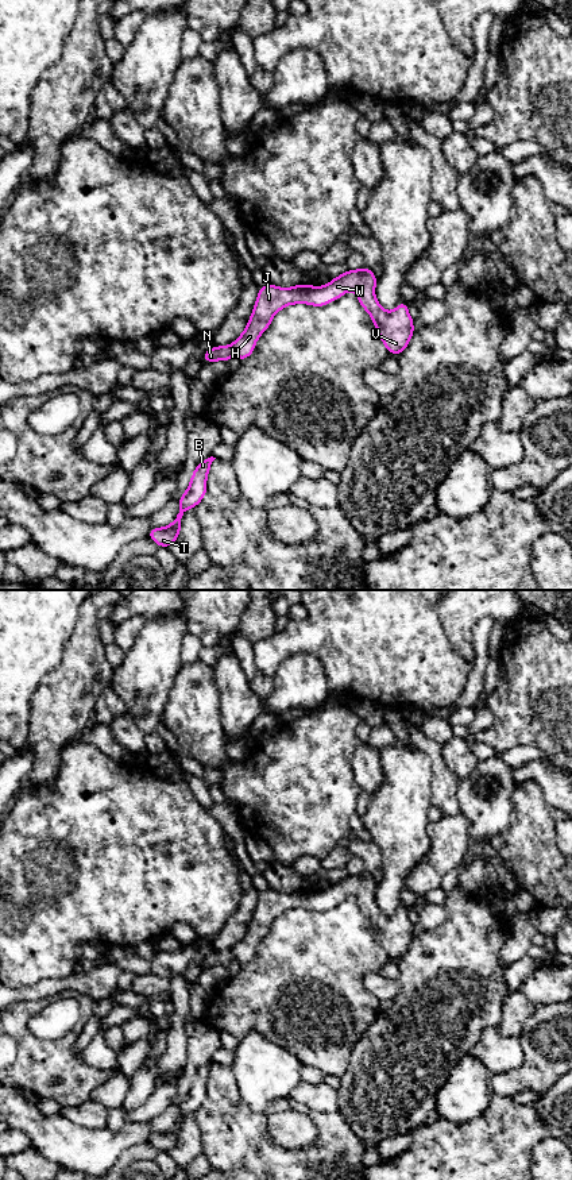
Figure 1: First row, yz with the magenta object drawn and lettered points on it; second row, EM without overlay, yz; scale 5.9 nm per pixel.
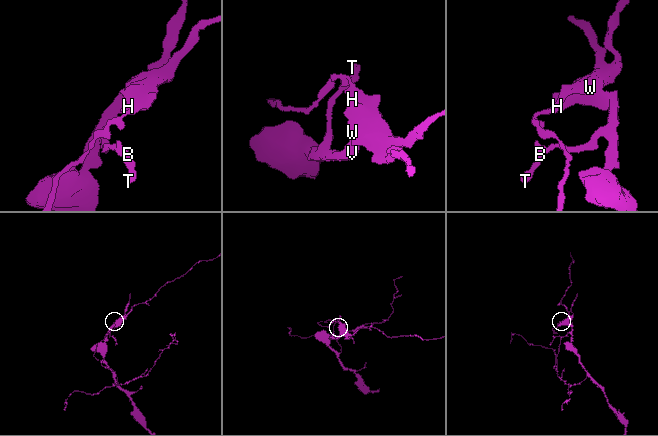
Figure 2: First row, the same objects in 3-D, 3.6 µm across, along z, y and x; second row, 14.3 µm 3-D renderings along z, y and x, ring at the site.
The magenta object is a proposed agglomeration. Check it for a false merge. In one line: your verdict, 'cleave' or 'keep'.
cleave

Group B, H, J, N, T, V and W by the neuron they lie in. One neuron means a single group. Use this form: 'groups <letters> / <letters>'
groups B H J T V W / N

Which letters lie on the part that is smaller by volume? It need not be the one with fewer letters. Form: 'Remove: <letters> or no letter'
Remove: N

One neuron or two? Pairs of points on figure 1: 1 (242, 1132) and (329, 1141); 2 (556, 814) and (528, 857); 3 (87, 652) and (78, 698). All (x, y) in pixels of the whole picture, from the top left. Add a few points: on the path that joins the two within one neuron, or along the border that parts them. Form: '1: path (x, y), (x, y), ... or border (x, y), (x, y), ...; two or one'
1: path (263, 1150), (271, 1159), (308, 1159); one
2: border (549, 808), (549, 816), (555, 822); two
3: path (84, 663), (84, 674), (78, 681), (78, 687); one

